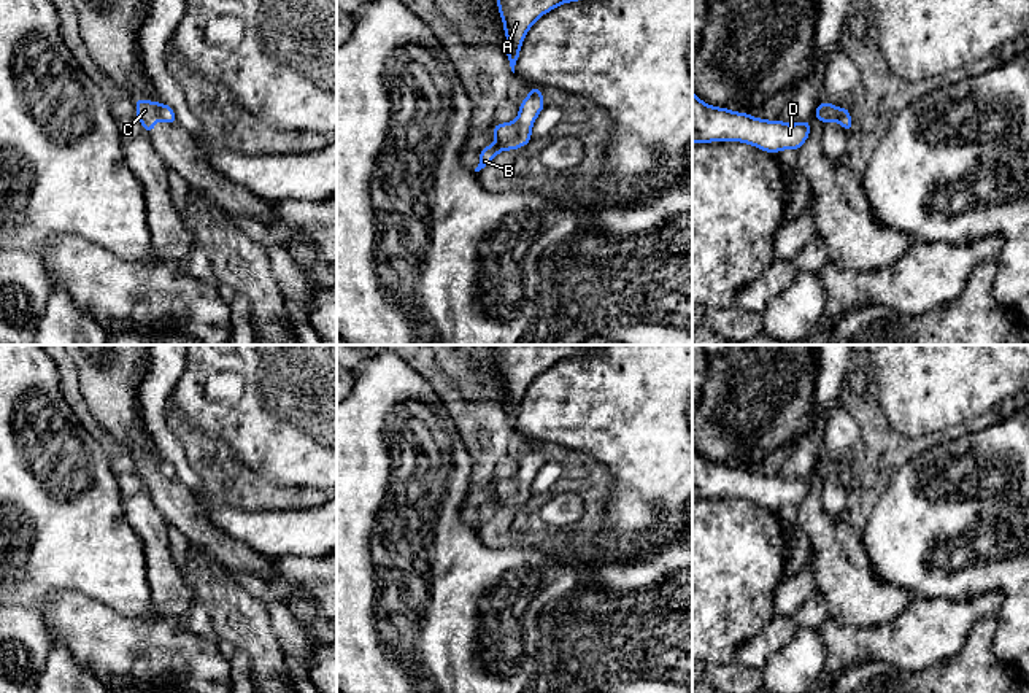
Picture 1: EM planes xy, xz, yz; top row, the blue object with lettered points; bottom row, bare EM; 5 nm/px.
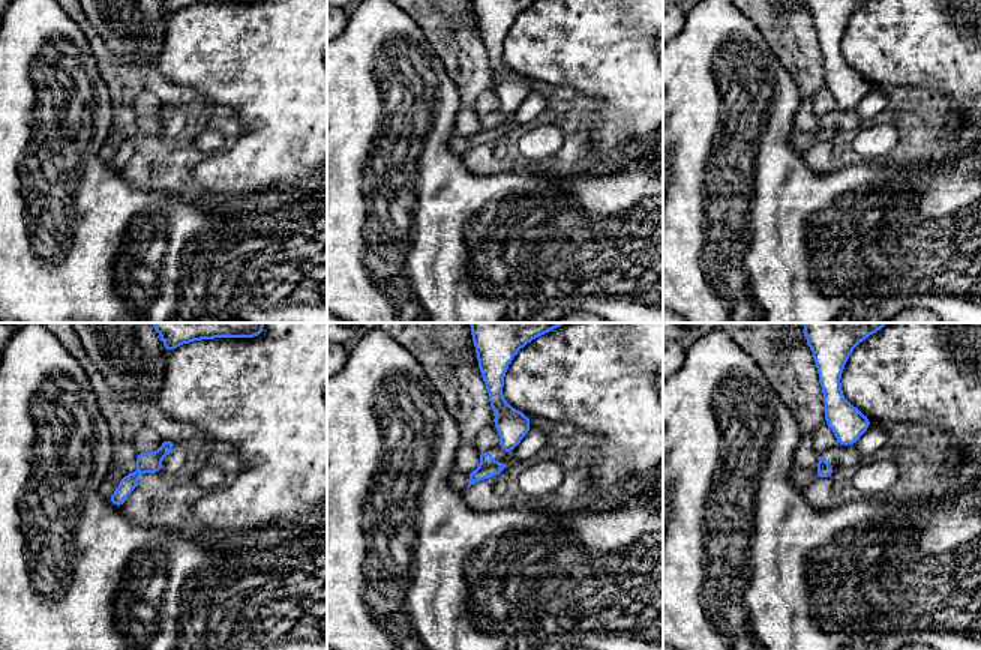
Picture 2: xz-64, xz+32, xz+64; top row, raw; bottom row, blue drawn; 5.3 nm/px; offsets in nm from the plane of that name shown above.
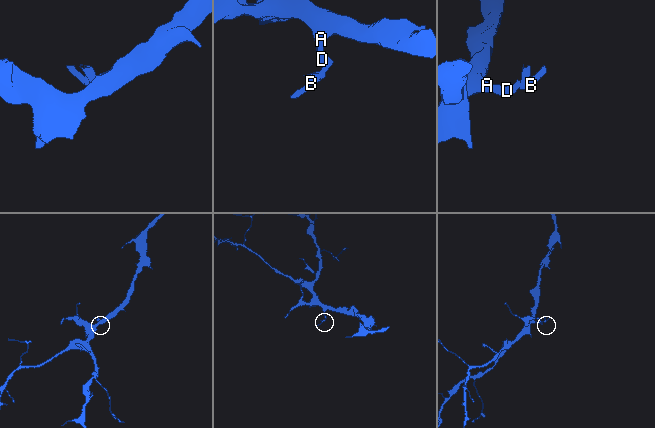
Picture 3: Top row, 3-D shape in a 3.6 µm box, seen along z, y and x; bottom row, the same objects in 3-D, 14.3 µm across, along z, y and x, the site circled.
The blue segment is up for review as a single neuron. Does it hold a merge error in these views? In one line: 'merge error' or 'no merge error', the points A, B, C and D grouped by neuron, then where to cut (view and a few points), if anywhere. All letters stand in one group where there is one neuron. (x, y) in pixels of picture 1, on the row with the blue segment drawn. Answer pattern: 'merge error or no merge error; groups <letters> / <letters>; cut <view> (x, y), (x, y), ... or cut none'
merge error; groups A B D / C; cut xz (515, 121), (516, 135), (496, 143)

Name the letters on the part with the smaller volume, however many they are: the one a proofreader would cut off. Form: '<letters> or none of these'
C

